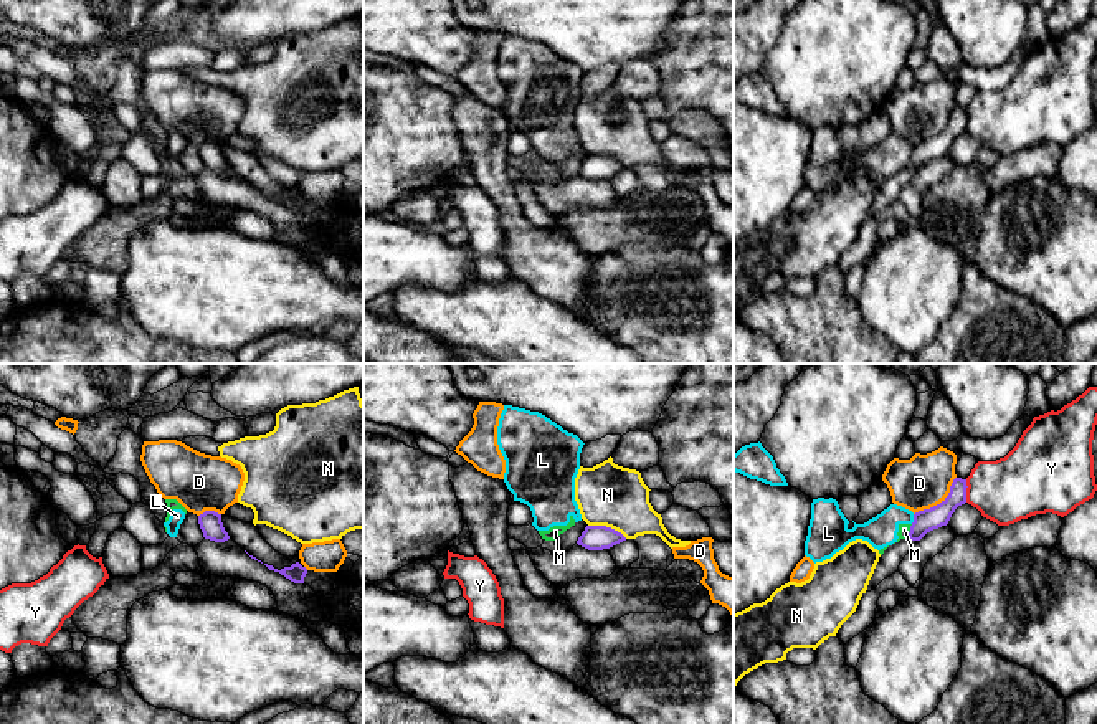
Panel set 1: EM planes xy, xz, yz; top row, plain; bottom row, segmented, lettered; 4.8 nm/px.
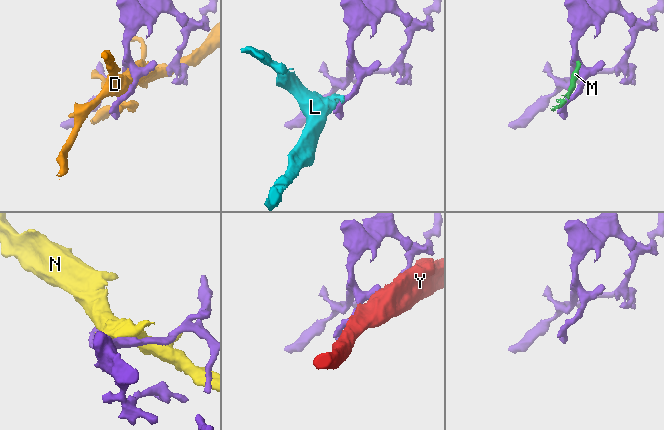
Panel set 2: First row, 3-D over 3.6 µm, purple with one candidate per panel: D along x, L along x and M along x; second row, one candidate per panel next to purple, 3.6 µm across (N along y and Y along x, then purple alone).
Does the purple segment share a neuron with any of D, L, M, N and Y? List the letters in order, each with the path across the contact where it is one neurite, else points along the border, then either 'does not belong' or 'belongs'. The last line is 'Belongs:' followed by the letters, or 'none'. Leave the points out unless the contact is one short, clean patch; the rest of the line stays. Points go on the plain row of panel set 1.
D: does not belong
L: along yz (914, 144), (911, 152) | does not belong
M: along yz (912, 154), (906, 166) | does not belong
N: does not belong
Y: does not belong
Belongs: none

